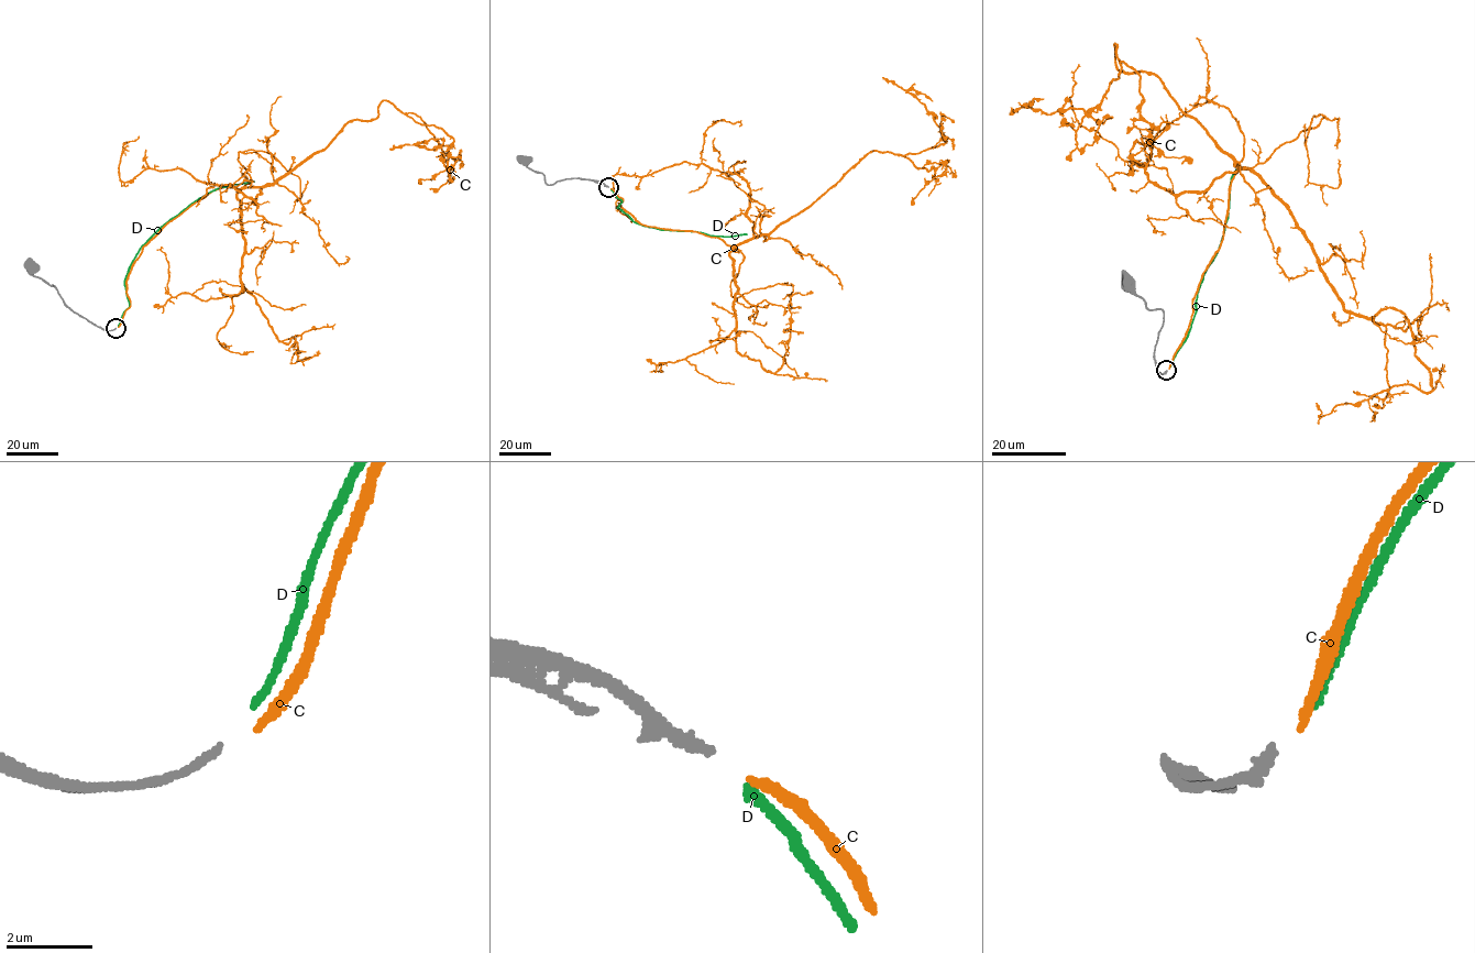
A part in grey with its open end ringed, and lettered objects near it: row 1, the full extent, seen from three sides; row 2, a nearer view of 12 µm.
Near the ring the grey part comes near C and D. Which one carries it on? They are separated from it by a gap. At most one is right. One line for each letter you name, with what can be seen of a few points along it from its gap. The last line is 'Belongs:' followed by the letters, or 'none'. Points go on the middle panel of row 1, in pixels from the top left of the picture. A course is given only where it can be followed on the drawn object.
D: it runs (611, 188), (622, 200), (617, 207), (636, 222), (648, 227), (714, 236), (747, 233)
Belongs: D

